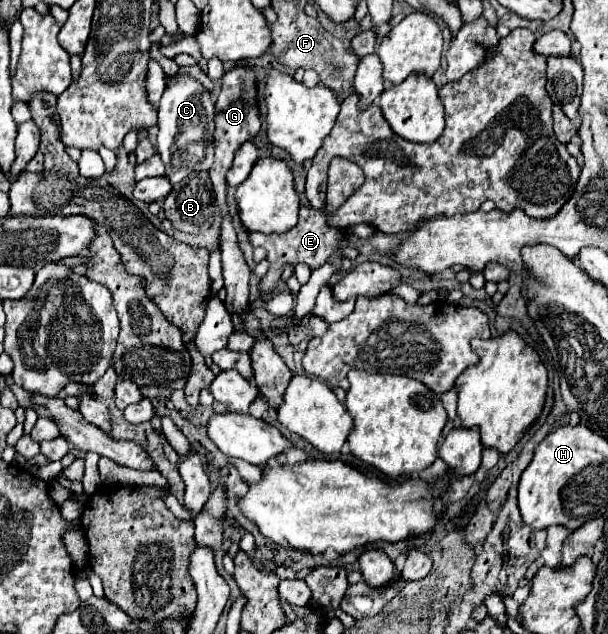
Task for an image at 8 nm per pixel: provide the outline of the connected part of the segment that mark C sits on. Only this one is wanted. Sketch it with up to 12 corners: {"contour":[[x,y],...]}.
{"contour":[[172,76],[158,110],[170,184],[214,160],[214,98]]}

